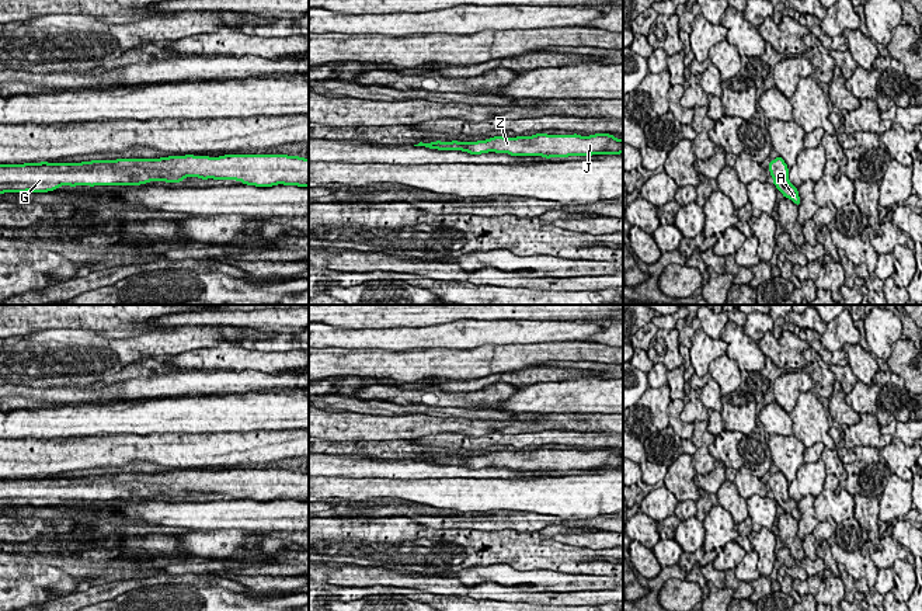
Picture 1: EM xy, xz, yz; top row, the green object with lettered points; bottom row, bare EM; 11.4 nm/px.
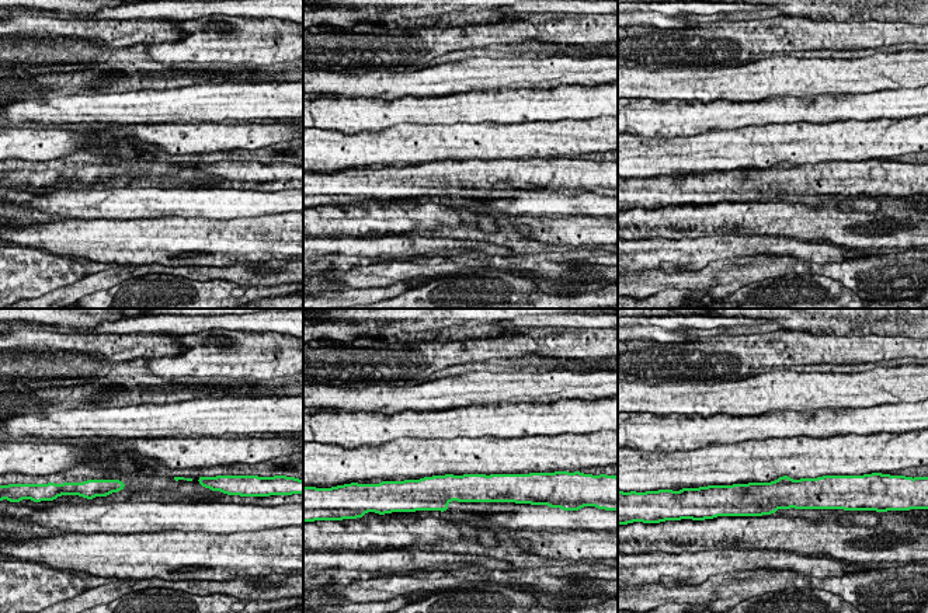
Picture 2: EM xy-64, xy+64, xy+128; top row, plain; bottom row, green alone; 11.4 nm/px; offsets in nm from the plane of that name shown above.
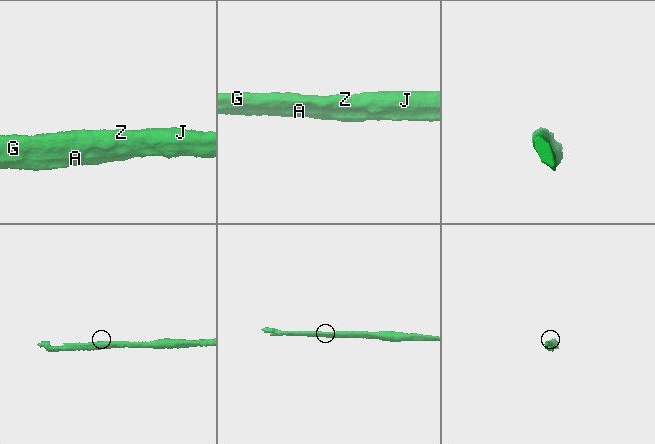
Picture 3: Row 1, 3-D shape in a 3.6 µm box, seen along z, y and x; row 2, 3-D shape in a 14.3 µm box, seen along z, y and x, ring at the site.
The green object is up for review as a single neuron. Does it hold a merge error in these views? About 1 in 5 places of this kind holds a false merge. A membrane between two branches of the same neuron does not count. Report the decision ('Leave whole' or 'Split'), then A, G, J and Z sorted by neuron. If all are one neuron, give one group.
Leave whole. Groups: A G J Z

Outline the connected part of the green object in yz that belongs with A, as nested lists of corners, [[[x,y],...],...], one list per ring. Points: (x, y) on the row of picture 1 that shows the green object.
[[[779,156],[769,163],[768,169],[777,191],[780,191],[784,198],[791,199],[799,206],[801,202],[799,190],[789,181],[789,169],[784,160]]]

